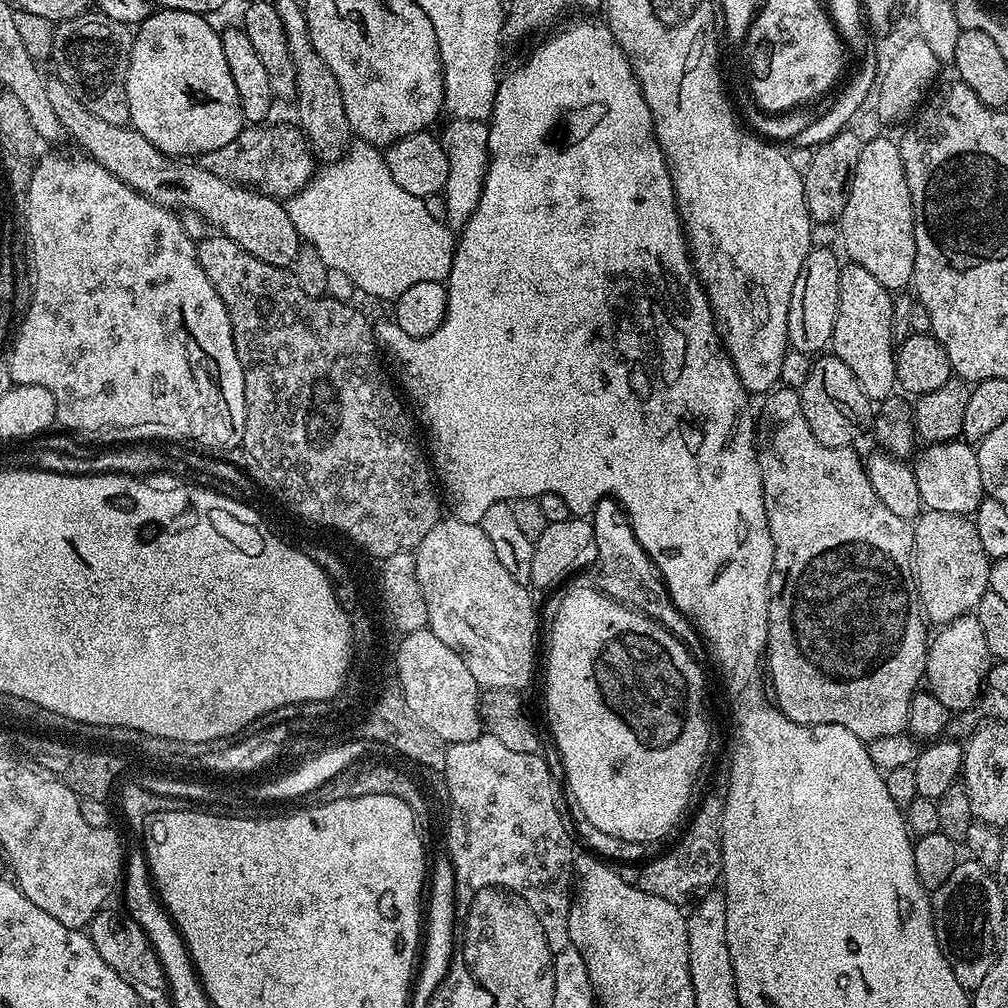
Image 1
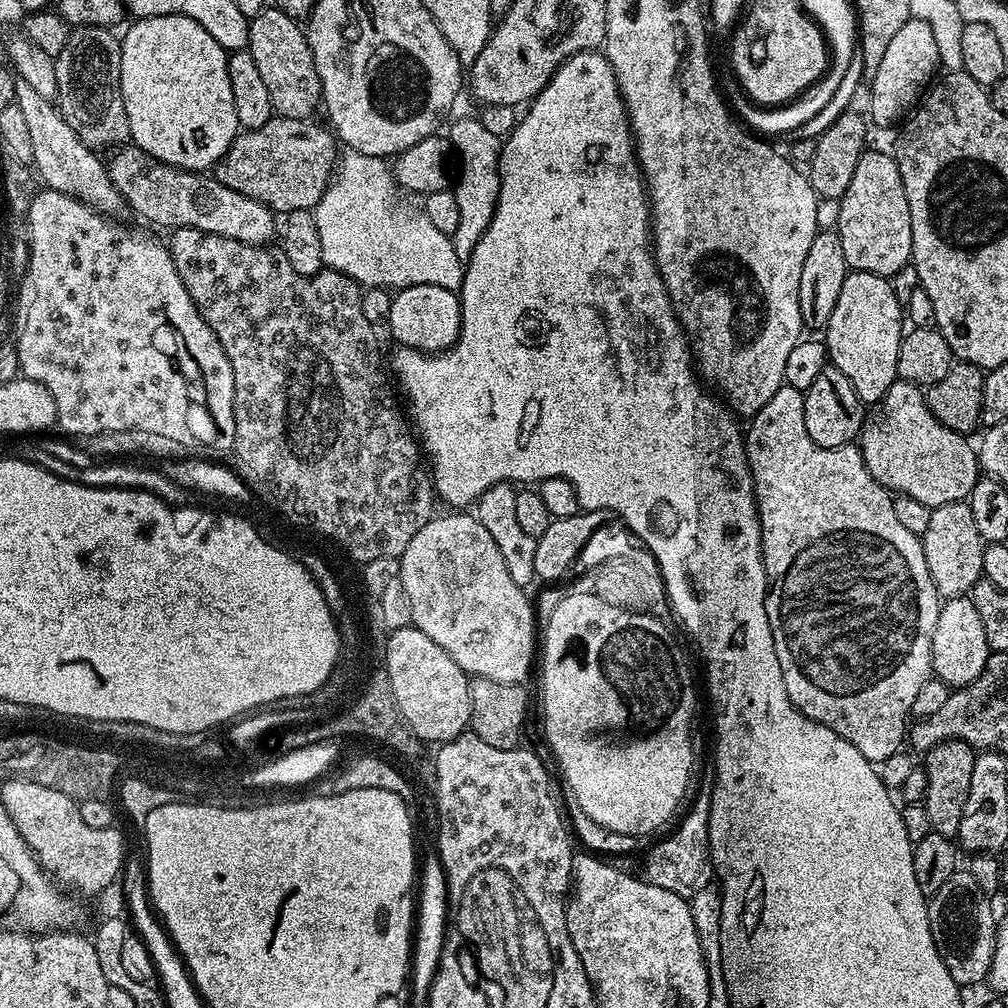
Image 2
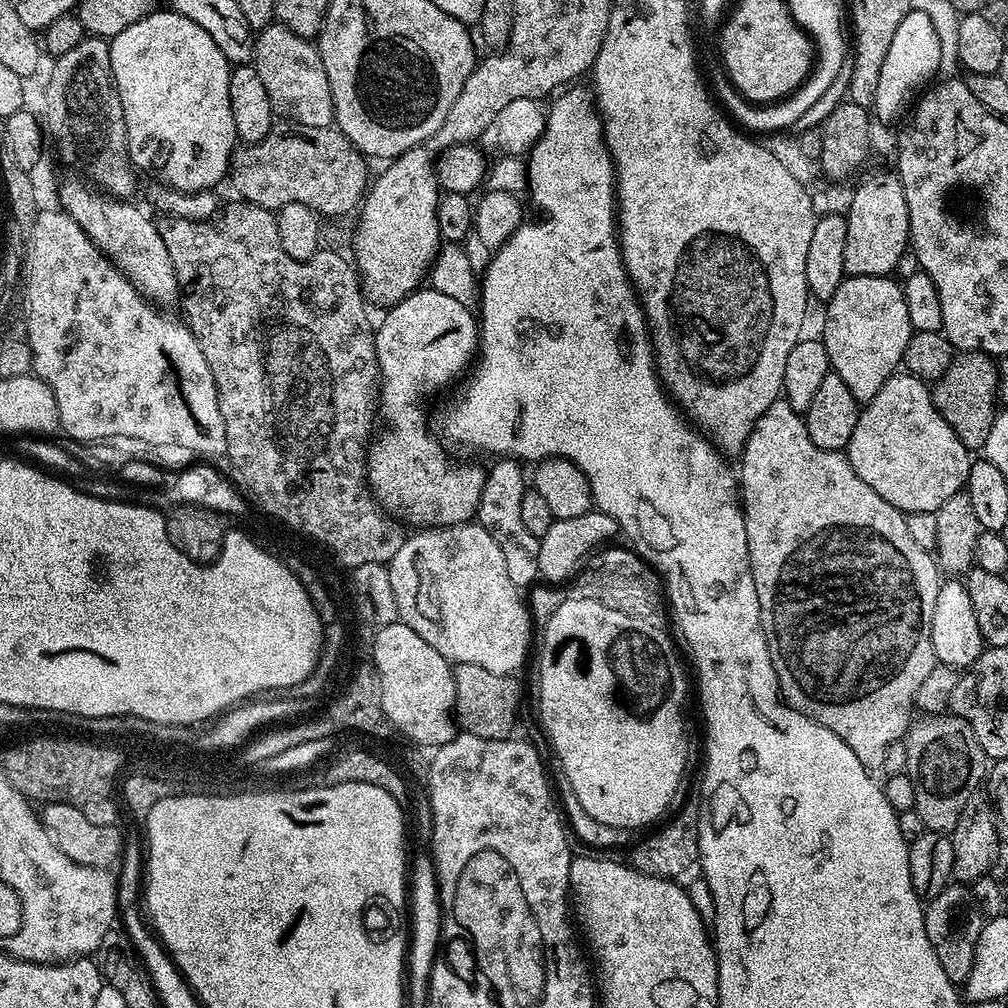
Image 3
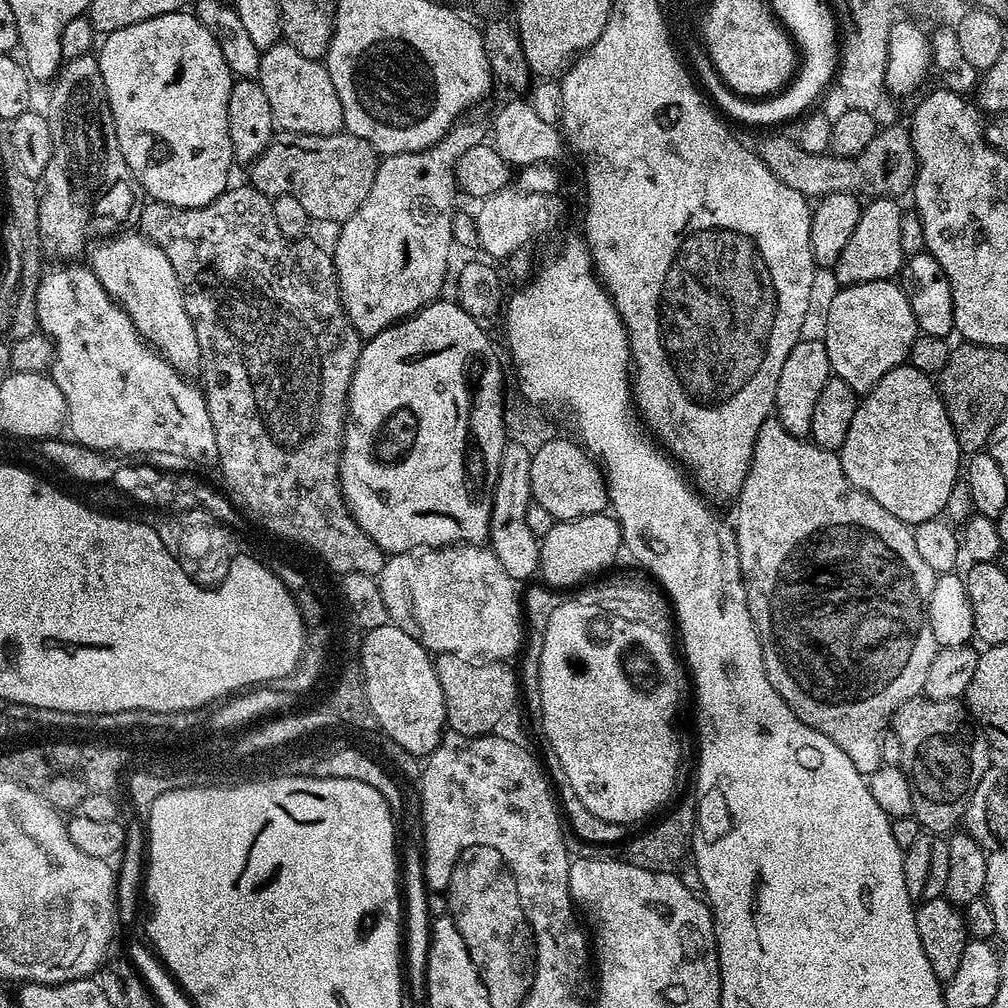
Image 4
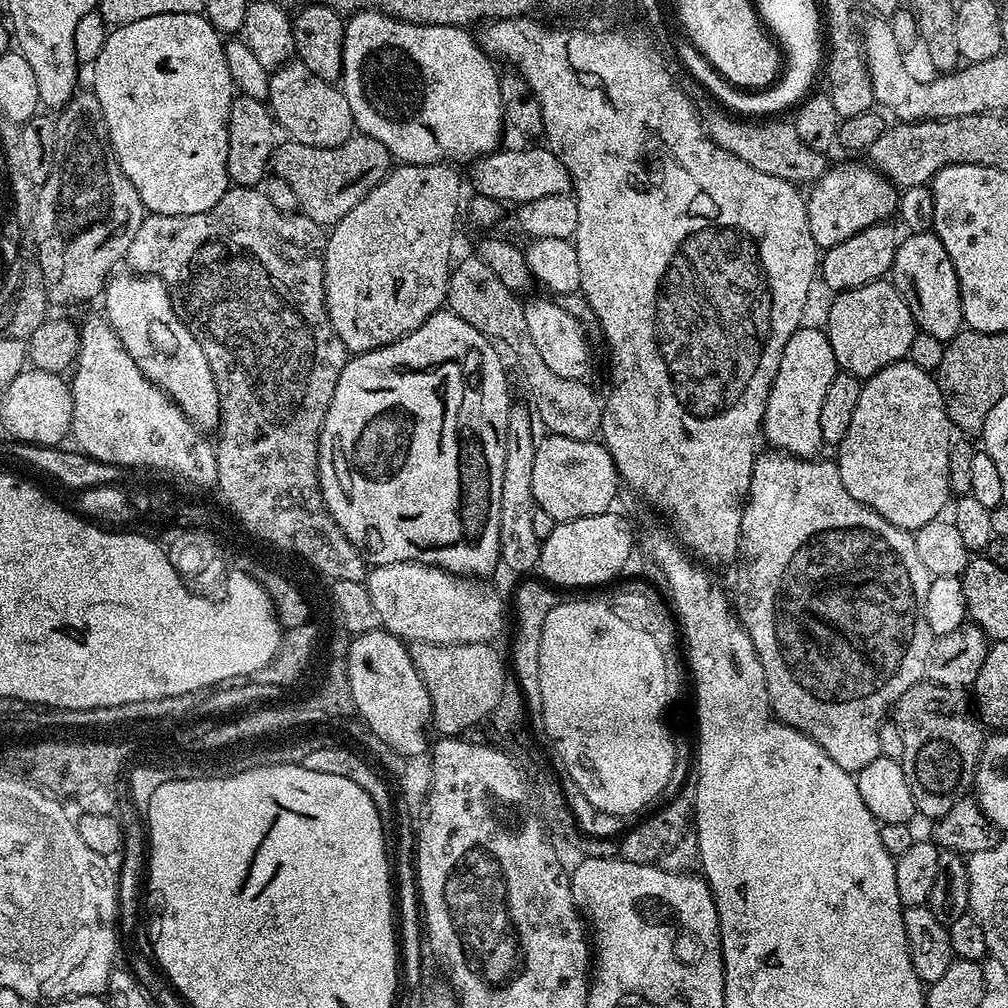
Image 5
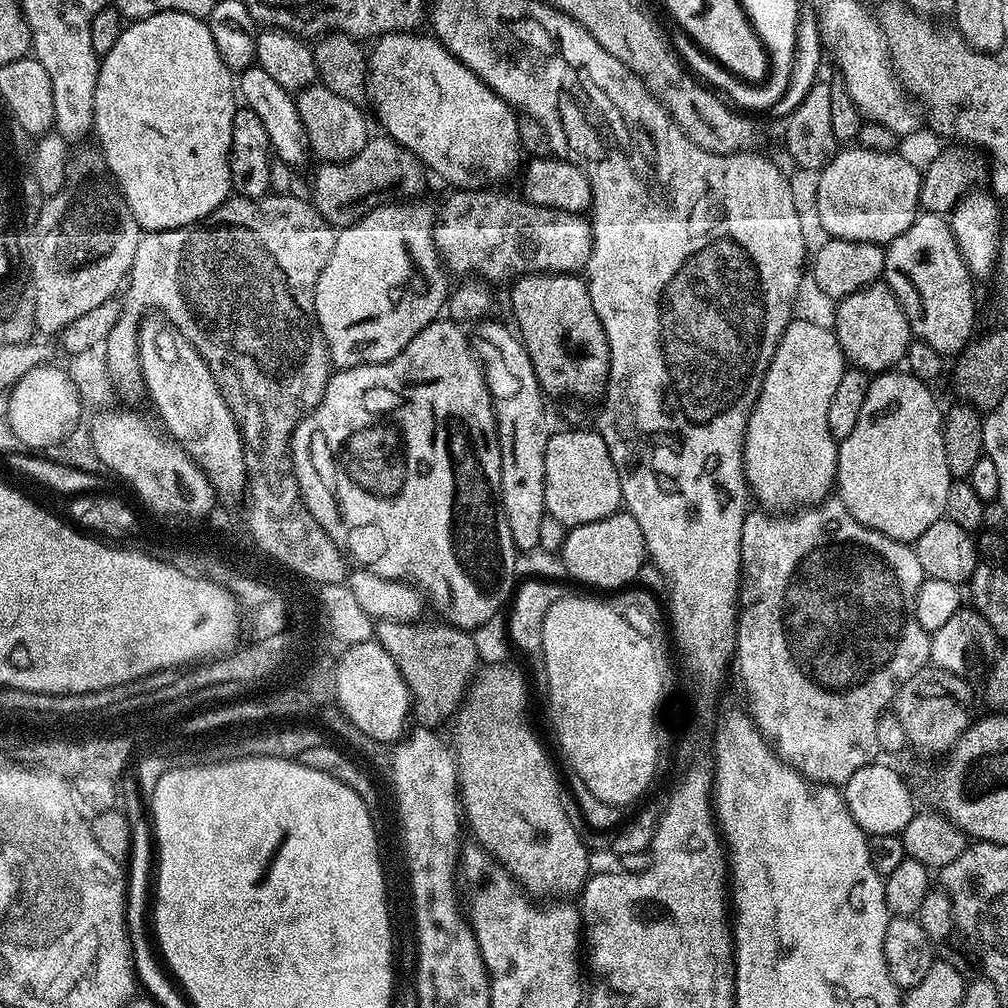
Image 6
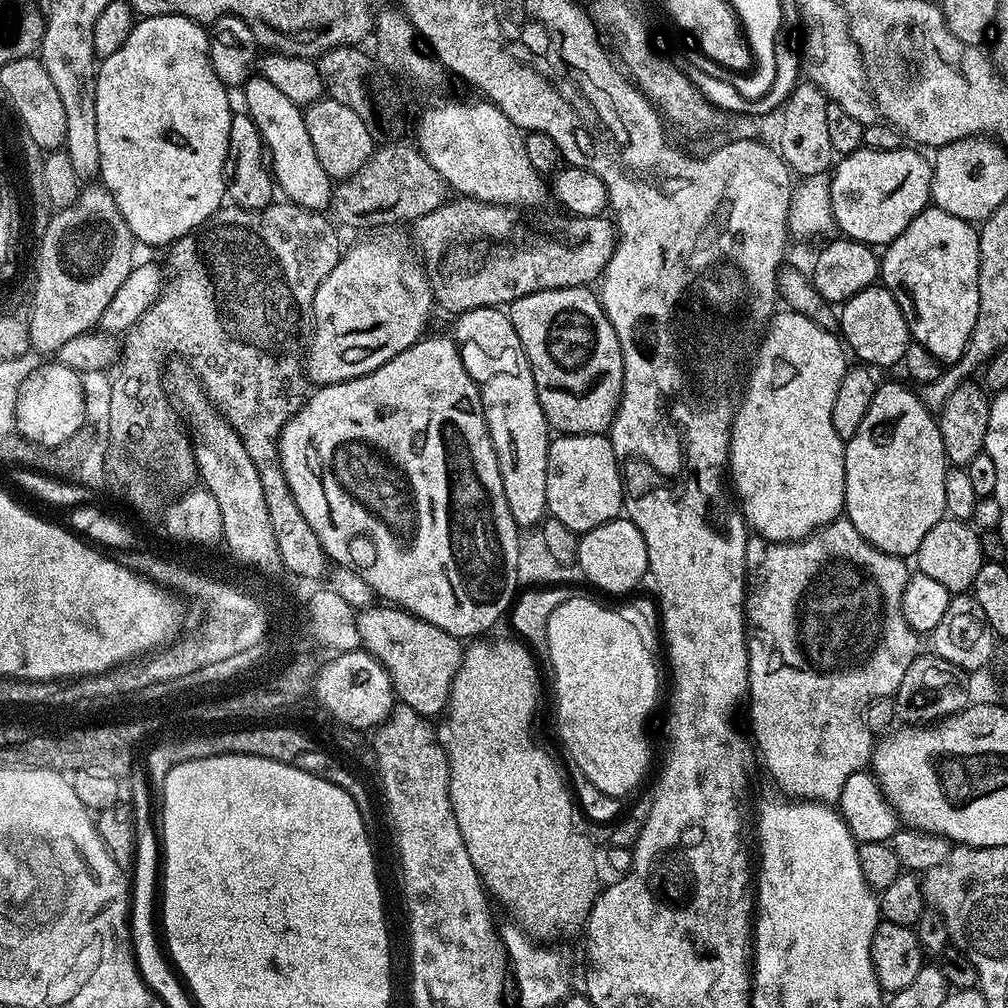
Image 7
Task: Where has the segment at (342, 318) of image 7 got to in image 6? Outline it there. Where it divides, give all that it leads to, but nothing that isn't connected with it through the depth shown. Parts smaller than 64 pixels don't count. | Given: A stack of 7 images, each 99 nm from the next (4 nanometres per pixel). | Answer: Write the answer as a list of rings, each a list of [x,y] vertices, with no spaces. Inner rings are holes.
[[[377,203],[361,220],[337,231],[330,262],[326,262],[316,283],[314,310],[324,332],[328,359],[337,369],[381,364],[394,358],[427,324],[445,311],[450,295],[449,277],[440,249],[436,247],[434,212],[424,204],[388,203]],[[408,244],[420,244],[420,268],[416,268],[412,261]]]

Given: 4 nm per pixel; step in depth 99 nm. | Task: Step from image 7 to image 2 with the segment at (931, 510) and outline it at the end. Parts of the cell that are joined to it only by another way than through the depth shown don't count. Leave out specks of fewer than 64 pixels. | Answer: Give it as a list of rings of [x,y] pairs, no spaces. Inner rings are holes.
[[[898,378],[880,399],[880,403],[865,415],[864,425],[860,427],[858,447],[870,474],[889,493],[909,496],[934,509],[950,502],[967,501],[972,495],[982,469],[978,463],[977,449],[973,445],[971,448],[968,440],[967,435],[950,430],[938,422],[938,418],[934,418],[925,389],[921,385]]]

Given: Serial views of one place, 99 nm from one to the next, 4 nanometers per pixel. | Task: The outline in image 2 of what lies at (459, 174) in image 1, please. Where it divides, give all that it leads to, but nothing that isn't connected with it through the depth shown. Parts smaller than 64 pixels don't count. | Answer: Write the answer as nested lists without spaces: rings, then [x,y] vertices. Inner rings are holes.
[[[479,117],[460,118],[454,121],[449,132],[446,132],[453,151],[461,160],[458,184],[454,186],[454,194],[458,202],[457,226],[452,235],[456,253],[466,262],[477,248],[478,242],[485,233],[486,226],[492,221],[493,211],[500,198],[502,173],[503,143],[498,137],[486,129]]]

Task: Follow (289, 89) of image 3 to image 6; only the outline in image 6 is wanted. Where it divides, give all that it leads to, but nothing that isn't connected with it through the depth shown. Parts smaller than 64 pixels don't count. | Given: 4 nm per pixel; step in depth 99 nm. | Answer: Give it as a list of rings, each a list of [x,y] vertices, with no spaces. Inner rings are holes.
[[[317,82],[301,88],[295,102],[298,114],[302,118],[309,149],[313,153],[317,152],[321,161],[348,160],[354,154],[358,154],[362,146],[368,144],[368,120],[360,113],[356,100],[347,100],[344,96],[334,94],[334,90],[330,90],[325,84]]]

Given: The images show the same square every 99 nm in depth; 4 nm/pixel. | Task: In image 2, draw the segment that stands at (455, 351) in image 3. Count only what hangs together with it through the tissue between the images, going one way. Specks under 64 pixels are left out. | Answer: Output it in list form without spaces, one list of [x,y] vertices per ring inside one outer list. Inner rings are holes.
[[[411,285],[395,293],[392,305],[388,308],[387,331],[408,344],[414,344],[419,352],[435,354],[451,348],[460,336],[460,298],[455,291],[434,285]]]

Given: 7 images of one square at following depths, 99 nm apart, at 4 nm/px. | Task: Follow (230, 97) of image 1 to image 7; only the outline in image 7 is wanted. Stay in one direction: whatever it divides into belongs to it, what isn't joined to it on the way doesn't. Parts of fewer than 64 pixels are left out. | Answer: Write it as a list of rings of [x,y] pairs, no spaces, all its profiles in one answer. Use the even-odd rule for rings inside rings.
[[[146,16],[132,28],[130,38],[114,50],[114,54],[103,57],[99,61],[96,73],[96,109],[98,110],[98,154],[100,155],[99,179],[104,180],[103,187],[114,198],[122,218],[126,218],[126,226],[130,226],[133,237],[144,244],[171,245],[183,236],[196,231],[201,224],[222,207],[226,200],[226,181],[224,178],[224,163],[230,142],[230,122],[234,109],[228,105],[229,89],[214,74],[214,66],[210,66],[208,57],[208,37],[205,25],[197,24],[195,20],[185,16]]]

